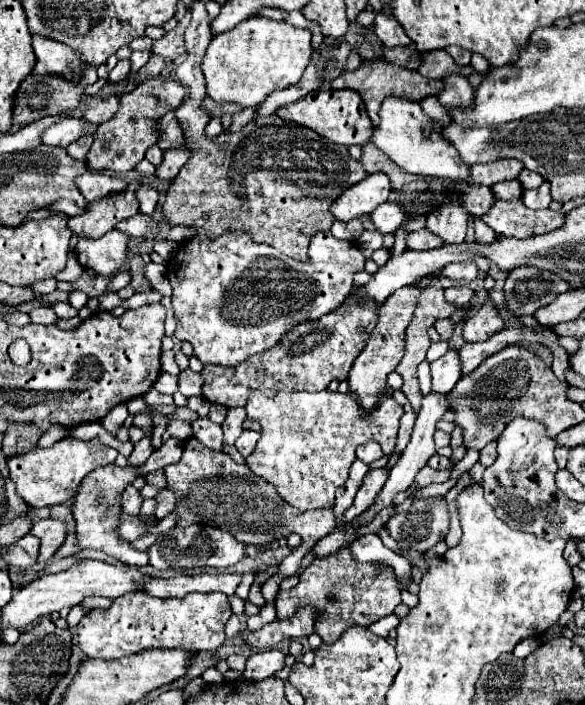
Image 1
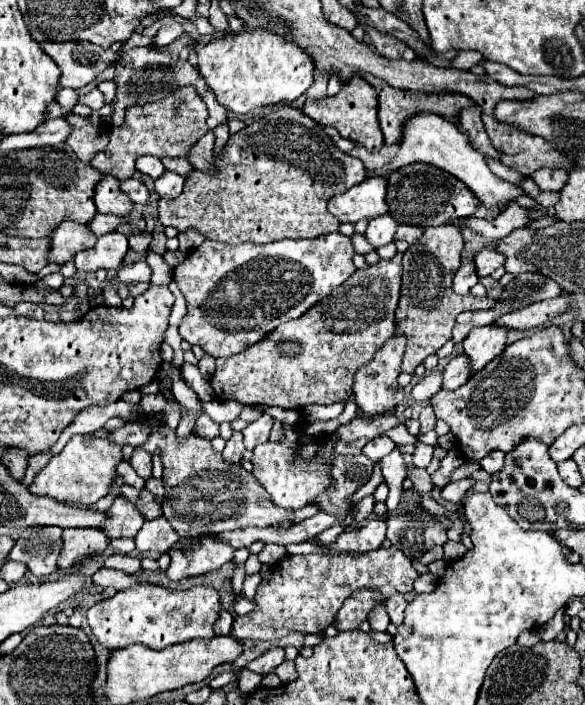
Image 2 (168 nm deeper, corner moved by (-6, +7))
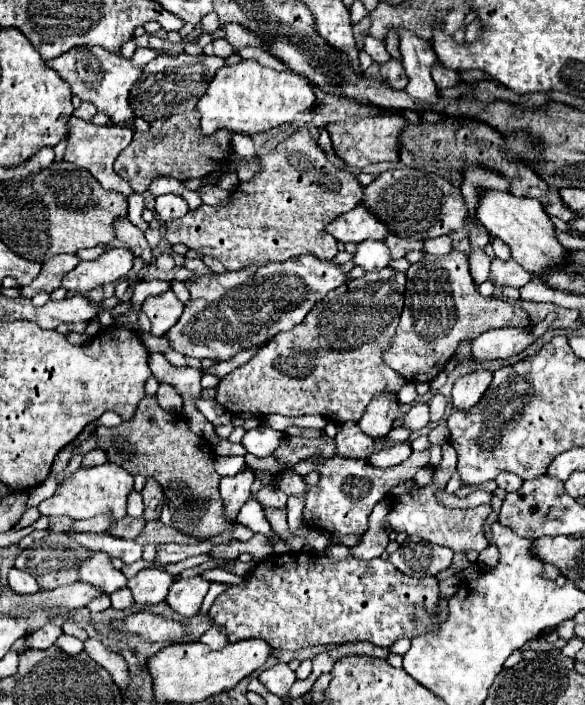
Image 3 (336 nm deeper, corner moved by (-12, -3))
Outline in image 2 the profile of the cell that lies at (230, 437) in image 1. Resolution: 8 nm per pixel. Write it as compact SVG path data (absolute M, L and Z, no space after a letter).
M234 432L234 436L226 442L226 448L222 452L222 458L230 464L242 464L242 454L244 454L244 444L242 444L242 434Z

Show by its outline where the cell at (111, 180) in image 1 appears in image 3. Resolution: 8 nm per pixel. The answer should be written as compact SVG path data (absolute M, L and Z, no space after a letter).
M118 218L112 224L112 228L114 228L116 238L122 240L132 250L132 254L140 256L144 262L150 262L152 250L150 250L148 242L146 242L146 238L144 238L144 234L142 234L142 230L138 226L134 226L128 218Z

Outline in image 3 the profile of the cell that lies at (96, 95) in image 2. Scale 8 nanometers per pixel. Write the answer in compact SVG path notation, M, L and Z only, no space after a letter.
M82 102L82 106L74 110L74 114L76 114L78 118L86 120L86 122L92 122L92 118L96 116L96 112L98 112L98 110L96 110L96 106L94 106L94 104L90 104L90 102Z

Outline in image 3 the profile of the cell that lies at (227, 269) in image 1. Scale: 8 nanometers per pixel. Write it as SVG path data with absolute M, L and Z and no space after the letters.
M300 254L286 262L268 262L264 266L248 264L246 268L236 272L194 274L192 280L184 282L190 292L190 300L186 302L184 314L180 316L176 326L172 326L166 332L166 336L172 348L184 356L226 362L232 360L242 350L250 350L252 346L264 346L278 332L292 330L296 324L304 320L304 316L314 308L316 302L320 302L328 292L346 284L346 280L348 276L340 264L336 264L334 260L320 260L312 254Z

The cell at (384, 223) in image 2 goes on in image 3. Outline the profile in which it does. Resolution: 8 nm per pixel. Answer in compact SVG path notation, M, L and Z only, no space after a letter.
M364 240L358 244L354 264L366 270L382 270L390 262L390 248L384 240Z

